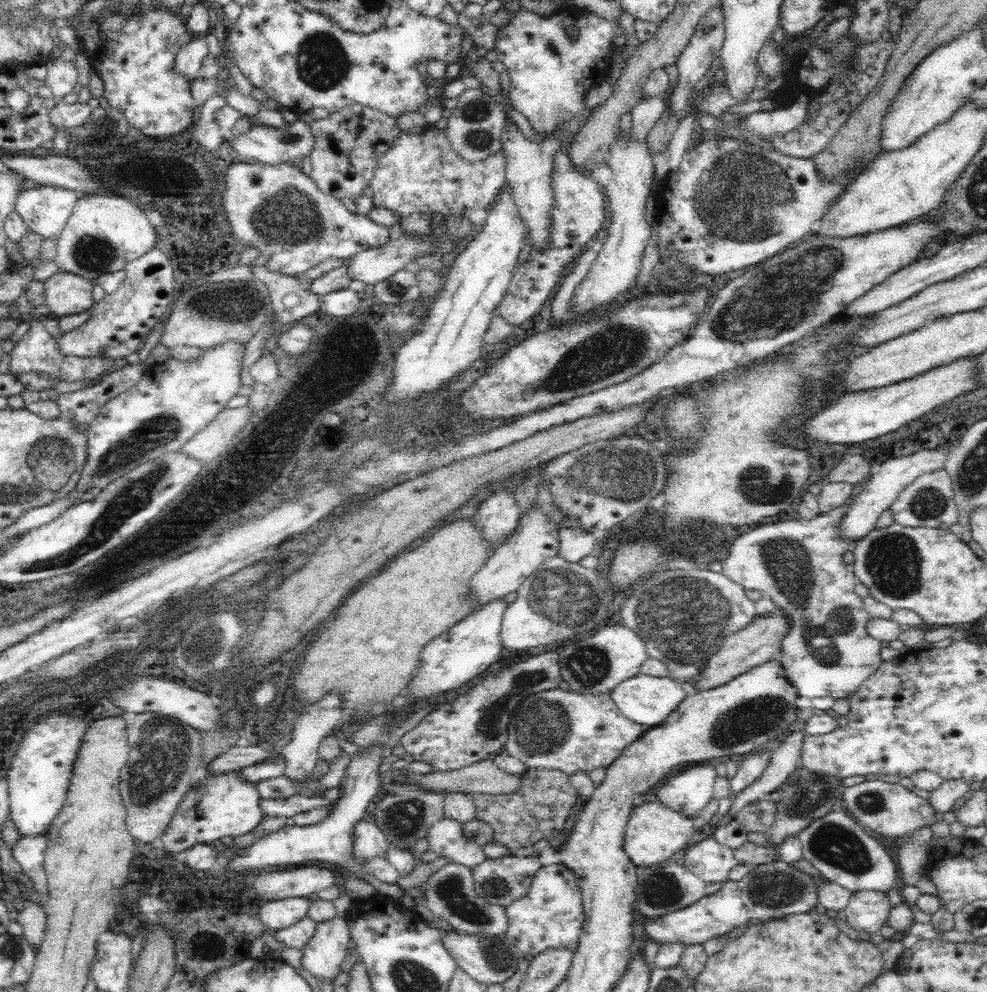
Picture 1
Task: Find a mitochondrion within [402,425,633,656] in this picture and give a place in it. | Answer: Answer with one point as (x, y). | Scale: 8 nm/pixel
(560, 596)

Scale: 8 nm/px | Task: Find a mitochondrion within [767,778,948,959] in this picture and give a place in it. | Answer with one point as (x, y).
(835, 844)

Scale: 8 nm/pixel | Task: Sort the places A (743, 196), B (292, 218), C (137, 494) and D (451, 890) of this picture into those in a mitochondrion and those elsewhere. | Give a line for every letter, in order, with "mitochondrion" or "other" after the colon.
A: mitochondrion
B: mitochondrion
C: mitochondrion
D: mitochondrion

